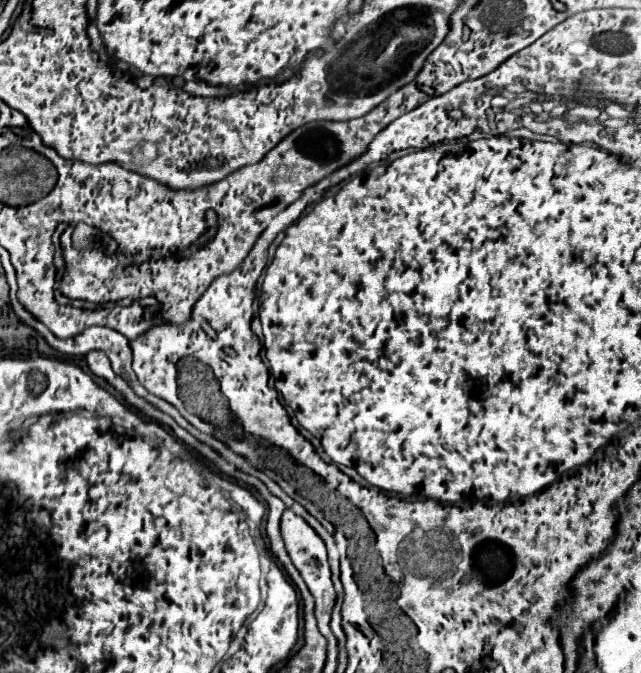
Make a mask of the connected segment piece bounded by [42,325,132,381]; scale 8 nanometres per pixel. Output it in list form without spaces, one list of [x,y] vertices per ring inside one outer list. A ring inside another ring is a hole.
[[[42,325],[42,337],[50,347],[54,347],[64,355],[86,355],[88,351],[94,351],[94,349],[104,351],[112,363],[114,373],[130,381],[128,379],[128,373],[132,369],[132,351],[128,345],[130,341],[124,335],[116,333],[114,329],[94,325],[84,329],[80,335],[72,339],[58,339]]]

